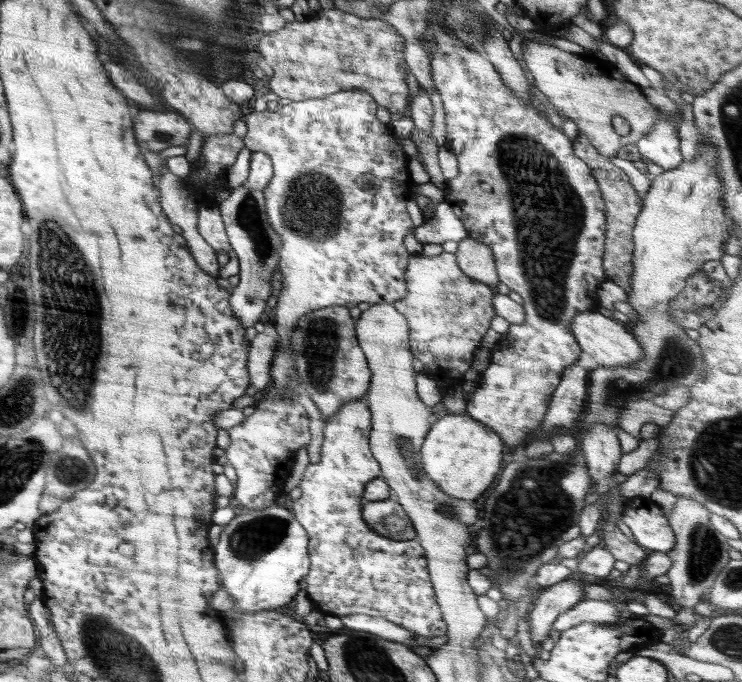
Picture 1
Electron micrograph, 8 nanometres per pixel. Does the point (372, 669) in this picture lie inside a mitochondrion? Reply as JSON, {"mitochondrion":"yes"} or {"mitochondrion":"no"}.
{"mitochondrion":"yes"}

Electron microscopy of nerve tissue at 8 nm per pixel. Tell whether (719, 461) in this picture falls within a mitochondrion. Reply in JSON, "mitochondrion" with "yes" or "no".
{"mitochondrion":"yes"}

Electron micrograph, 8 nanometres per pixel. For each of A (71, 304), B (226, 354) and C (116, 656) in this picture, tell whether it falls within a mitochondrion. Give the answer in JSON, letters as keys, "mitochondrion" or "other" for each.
{"A":"mitochondrion","B":"other","C":"mitochondrion"}

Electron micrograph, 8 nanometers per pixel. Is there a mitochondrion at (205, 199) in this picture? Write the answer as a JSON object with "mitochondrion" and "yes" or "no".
{"mitochondrion":"no"}

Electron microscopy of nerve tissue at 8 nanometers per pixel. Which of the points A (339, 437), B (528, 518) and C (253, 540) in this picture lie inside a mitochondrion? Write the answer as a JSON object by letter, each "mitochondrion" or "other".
{"A":"other","B":"mitochondrion","C":"mitochondrion"}

